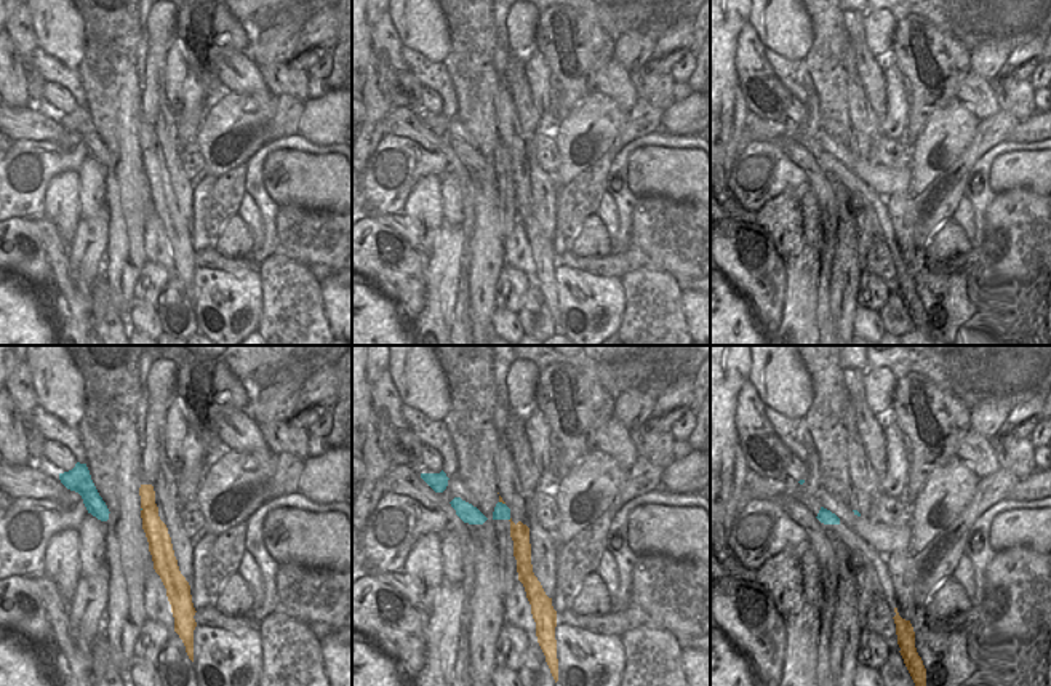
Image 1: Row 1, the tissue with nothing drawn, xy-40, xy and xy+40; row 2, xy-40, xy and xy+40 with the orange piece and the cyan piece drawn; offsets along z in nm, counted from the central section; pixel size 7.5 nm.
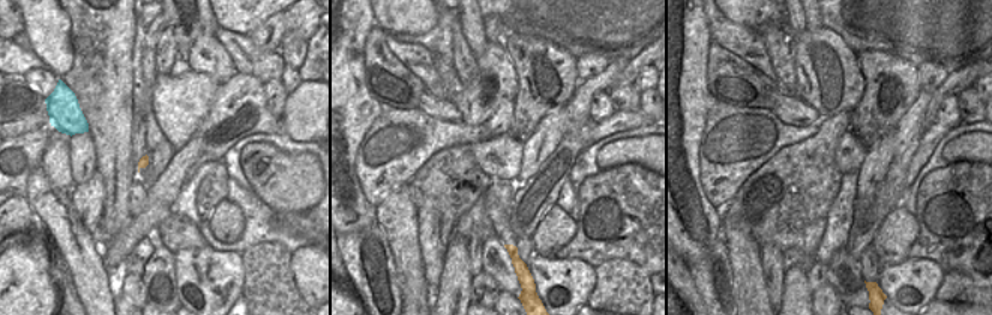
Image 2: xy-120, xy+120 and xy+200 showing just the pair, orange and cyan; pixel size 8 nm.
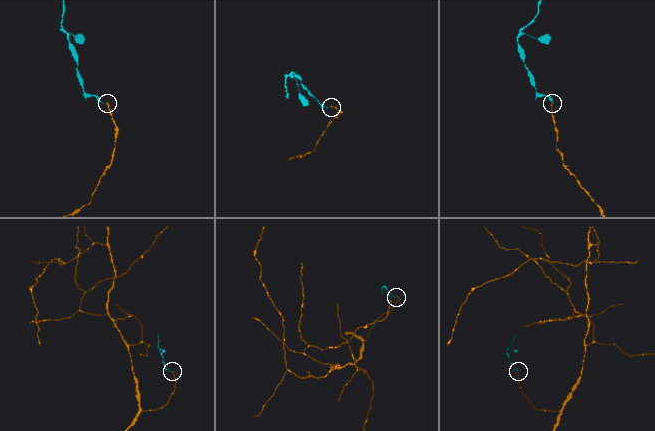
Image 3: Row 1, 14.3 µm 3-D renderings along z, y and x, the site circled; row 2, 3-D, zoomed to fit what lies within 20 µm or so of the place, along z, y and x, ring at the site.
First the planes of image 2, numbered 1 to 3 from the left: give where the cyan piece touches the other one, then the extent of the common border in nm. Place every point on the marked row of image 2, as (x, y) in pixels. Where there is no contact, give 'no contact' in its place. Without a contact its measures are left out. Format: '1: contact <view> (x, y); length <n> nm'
1: no contact
2: no contact
3: no contact

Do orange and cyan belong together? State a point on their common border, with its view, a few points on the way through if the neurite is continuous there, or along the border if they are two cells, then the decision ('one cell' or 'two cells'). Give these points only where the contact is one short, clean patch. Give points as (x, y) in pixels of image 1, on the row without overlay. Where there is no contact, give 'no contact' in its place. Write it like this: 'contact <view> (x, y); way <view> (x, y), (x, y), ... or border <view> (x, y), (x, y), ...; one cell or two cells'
contact xy (503, 144); border xy (499, 143), (504, 146); two cells

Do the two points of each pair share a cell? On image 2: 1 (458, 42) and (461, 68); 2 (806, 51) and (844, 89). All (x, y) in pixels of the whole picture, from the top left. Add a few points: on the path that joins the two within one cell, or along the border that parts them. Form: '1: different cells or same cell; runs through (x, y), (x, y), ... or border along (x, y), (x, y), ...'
1: same cell; runs through (459, 48), (461, 62)
2: same cell; runs through (815, 60), (835, 80)

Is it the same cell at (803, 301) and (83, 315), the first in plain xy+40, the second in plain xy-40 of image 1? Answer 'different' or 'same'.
same

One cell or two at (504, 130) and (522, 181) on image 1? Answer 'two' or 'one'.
one

